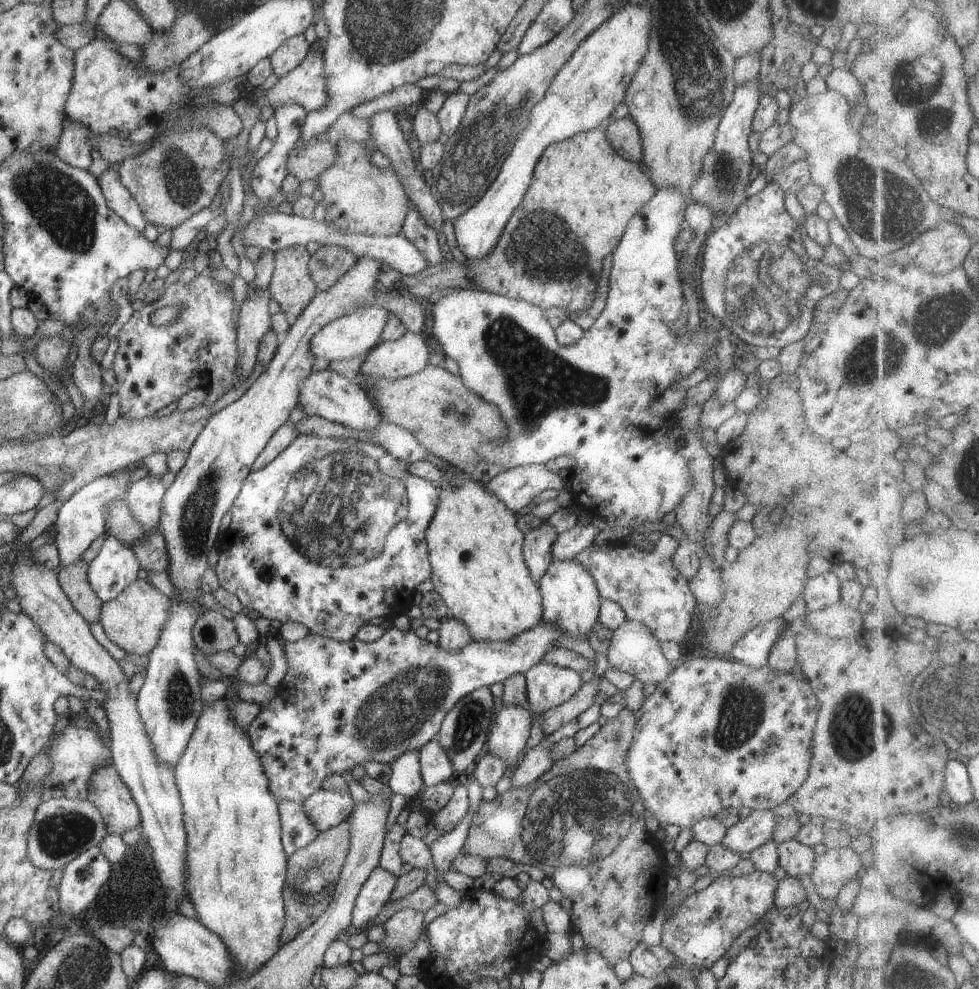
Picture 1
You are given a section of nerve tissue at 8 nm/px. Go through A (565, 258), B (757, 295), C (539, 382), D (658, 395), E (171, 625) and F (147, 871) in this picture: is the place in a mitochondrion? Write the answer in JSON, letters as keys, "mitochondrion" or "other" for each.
{"A":"mitochondrion","B":"mitochondrion","C":"mitochondrion","D":"other","E":"other","F":"other"}

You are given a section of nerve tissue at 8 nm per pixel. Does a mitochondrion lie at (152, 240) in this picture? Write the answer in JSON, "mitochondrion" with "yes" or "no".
{"mitochondrion":"no"}

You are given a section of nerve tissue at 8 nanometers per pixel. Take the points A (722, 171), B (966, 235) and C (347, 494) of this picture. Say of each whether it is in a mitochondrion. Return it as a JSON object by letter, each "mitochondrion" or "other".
{"A":"mitochondrion","B":"other","C":"mitochondrion"}

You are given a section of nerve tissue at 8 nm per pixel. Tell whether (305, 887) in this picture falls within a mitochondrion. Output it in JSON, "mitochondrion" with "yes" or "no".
{"mitochondrion":"yes"}

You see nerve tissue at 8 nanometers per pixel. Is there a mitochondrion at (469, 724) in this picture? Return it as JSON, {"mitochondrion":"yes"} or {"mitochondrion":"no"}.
{"mitochondrion":"yes"}

